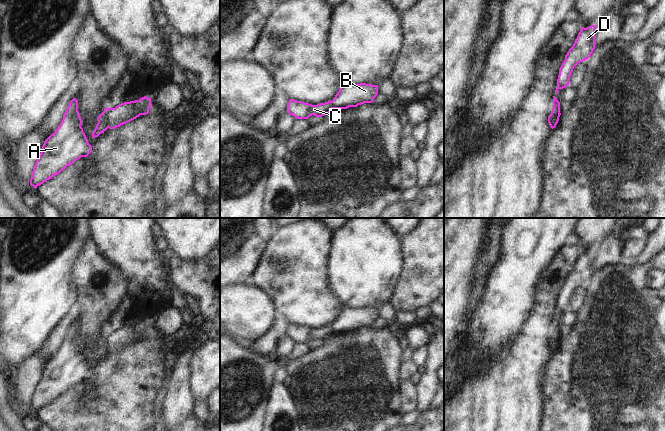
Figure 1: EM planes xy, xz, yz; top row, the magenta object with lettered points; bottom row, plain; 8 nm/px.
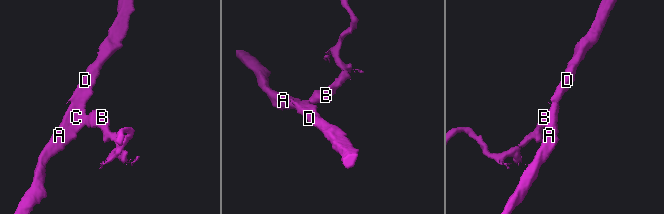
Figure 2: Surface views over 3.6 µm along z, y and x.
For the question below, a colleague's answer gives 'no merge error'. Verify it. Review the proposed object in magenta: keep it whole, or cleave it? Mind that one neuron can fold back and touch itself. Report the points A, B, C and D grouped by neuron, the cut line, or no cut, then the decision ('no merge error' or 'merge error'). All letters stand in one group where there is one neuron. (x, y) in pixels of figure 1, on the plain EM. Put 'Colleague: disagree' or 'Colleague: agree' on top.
Colleague: disagree
groups A C D / B; cut xy (109, 332), (106, 338), (107, 351); merge error

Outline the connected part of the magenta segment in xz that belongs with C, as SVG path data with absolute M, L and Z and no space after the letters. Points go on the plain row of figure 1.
M290 323L287 328L287 336L294 340L295 343L308 343L312 339L316 341L322 341L326 338L329 338L332 333L333 331L331 325L312 329L302 325Z

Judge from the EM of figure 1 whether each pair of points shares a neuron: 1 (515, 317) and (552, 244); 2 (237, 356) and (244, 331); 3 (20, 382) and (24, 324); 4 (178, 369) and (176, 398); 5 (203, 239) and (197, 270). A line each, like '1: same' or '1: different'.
1: same
2: different
3: different
4: same
5: different

